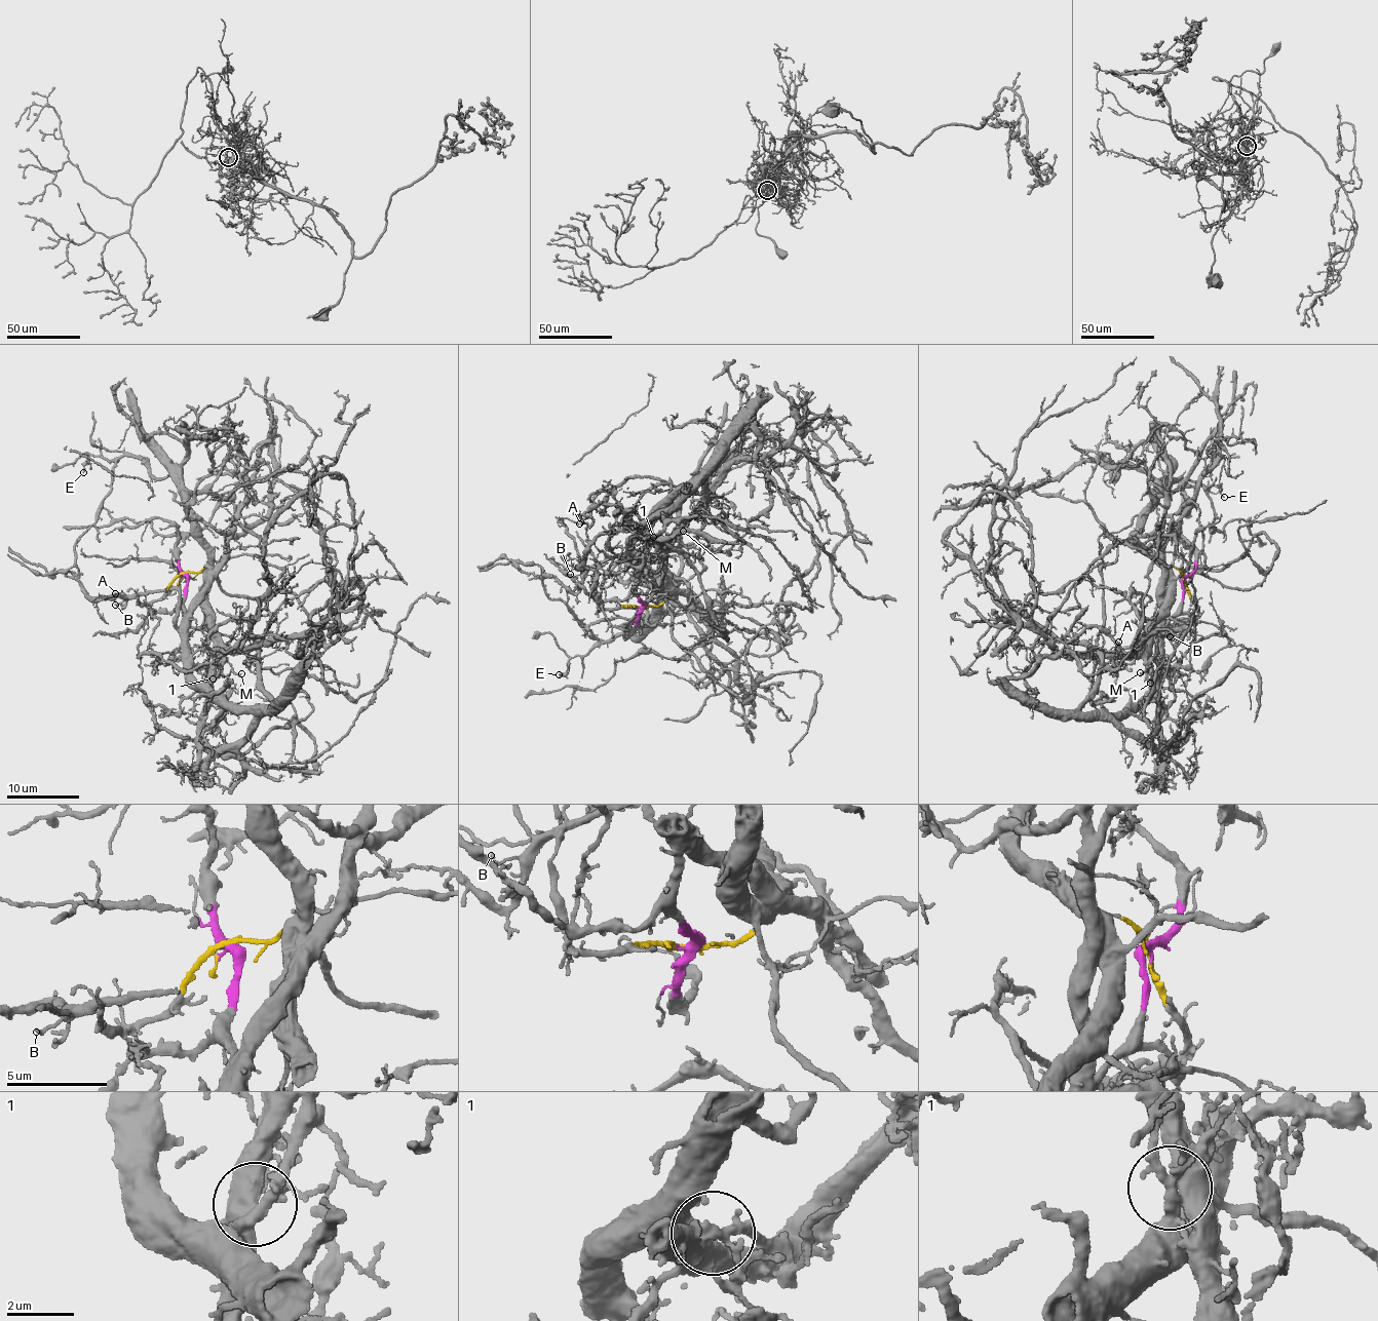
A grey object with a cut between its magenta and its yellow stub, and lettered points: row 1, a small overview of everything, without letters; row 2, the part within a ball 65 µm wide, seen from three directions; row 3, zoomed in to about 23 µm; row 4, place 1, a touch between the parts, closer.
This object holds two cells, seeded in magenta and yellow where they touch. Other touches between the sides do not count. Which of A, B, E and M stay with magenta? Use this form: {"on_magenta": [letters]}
{"on_magenta": ["A", "B", "M"]}

